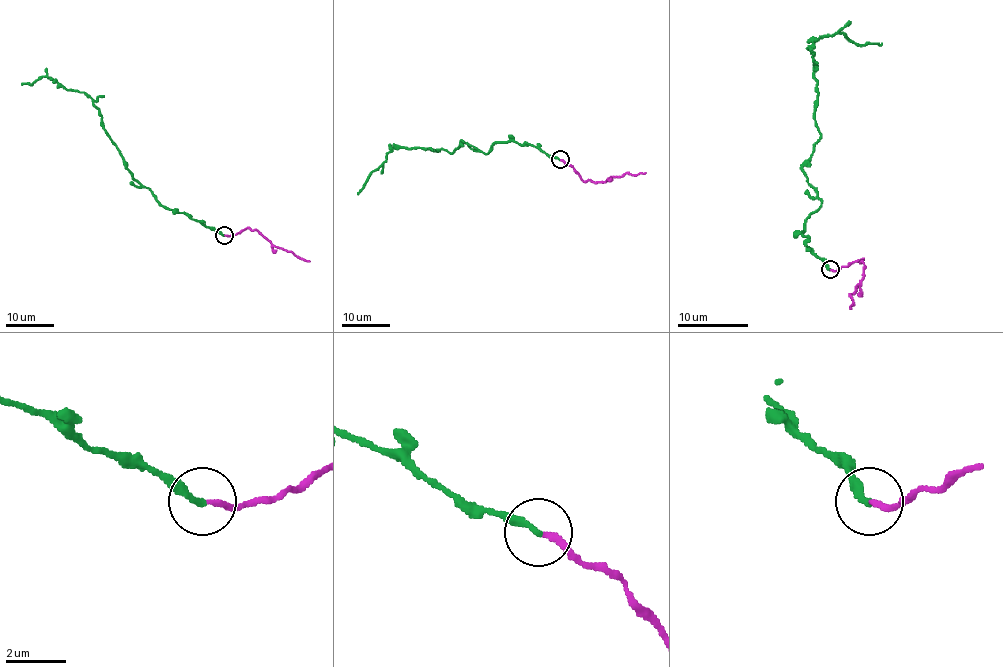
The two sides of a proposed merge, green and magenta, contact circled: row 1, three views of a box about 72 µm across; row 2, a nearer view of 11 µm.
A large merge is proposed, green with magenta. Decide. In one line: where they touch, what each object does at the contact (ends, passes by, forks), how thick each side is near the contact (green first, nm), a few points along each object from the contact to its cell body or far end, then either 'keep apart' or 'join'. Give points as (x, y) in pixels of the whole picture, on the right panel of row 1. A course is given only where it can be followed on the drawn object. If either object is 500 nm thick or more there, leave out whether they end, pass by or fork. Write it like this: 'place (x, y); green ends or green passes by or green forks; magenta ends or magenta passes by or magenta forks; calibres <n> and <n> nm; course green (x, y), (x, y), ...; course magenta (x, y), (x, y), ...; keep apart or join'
place (830, 269); green ends; magenta ends; calibres 220 and 190 nm; course green (830, 270), (802, 233), (822, 202), (802, 169), (820, 137), (813, 48), (845, 33), (882, 42); course magenta (830, 270), (839, 270), (862, 259), (864, 277), (850, 295), (850, 309); join

